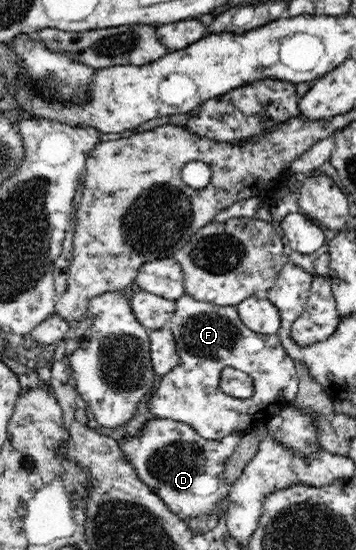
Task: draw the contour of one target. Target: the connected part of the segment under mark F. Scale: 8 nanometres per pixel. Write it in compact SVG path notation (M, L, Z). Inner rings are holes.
M187 294L176 300L176 309L168 326L173 333L179 355L179 365L163 375L155 398L151 398L149 412L156 418L181 421L185 428L196 431L207 441L221 442L236 433L243 434L250 428L267 426L268 420L283 411L299 392L300 379L293 359L286 353L277 334L257 333L243 324L237 306L217 306L203 302ZM227 367L241 370L255 382L255 394L251 398L232 398L222 390L222 372Z

